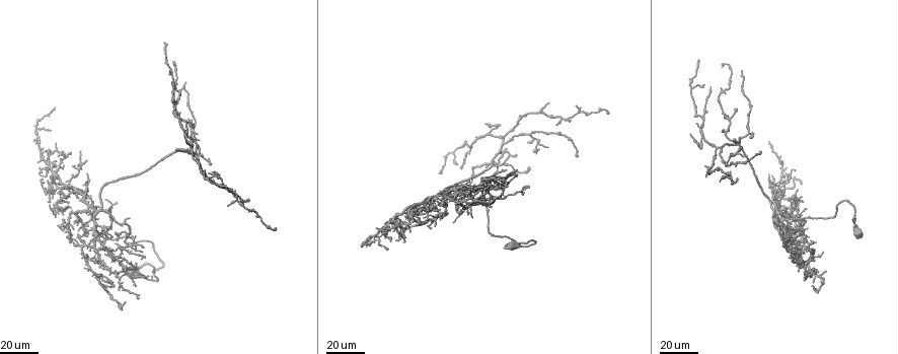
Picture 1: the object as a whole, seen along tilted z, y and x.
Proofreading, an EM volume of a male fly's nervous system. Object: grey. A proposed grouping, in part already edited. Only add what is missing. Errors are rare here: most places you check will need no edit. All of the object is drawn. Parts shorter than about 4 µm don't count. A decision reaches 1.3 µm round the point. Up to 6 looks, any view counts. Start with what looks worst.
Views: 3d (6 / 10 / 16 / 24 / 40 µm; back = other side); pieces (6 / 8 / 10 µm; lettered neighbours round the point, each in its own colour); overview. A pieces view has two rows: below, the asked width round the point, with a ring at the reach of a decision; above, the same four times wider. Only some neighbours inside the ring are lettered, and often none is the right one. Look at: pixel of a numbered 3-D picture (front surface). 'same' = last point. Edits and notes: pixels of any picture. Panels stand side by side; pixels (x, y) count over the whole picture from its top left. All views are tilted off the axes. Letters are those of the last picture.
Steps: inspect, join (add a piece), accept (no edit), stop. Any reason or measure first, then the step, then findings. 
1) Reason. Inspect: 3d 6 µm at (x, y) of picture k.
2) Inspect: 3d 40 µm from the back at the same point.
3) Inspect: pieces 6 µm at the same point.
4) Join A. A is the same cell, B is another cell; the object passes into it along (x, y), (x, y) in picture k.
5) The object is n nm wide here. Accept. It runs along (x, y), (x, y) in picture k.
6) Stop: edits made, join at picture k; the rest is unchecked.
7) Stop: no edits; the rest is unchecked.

Long arm stops here. Inspect: 3d 40 µm at (801, 184) of picture 1.

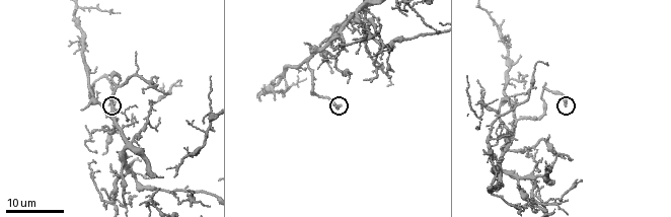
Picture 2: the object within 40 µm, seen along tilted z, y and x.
What lies round it. Inspect: pieces 10 µm at (564, 104) of picture 2.

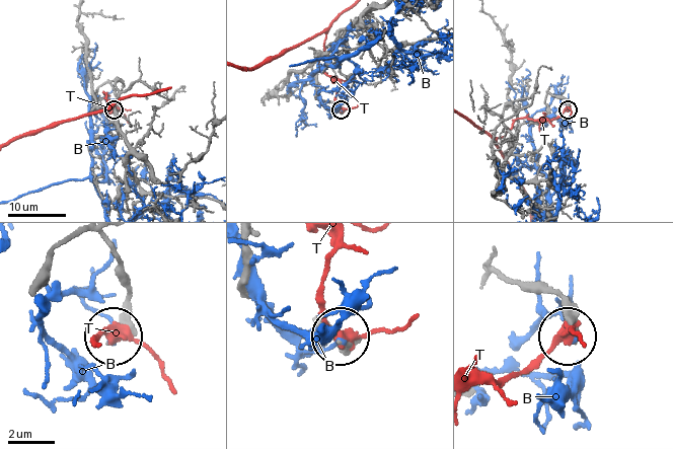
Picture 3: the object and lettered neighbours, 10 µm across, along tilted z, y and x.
Accept. B and T are other cells; it runs along (107, 239), (126, 292), (117, 335) in picture 3; no lettered piece goes on from it.

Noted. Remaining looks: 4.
Inspect: 3d 24 µm at (711, 87) of picture 1.

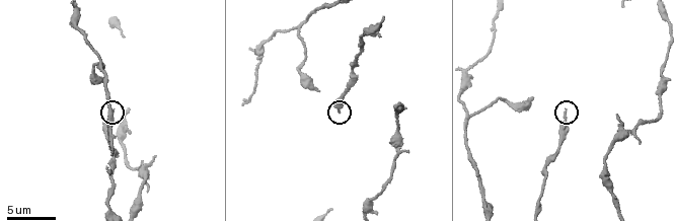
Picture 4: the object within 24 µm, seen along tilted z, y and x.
What lies round it. Inspect: pieces 10 µm at (565, 113) of picture 4.

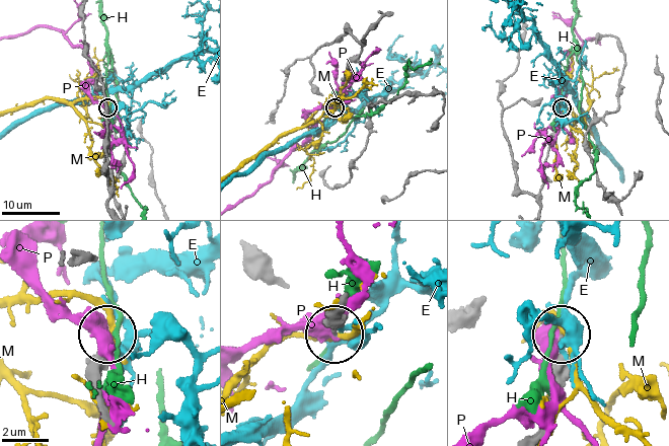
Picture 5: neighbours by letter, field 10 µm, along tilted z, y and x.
The object is 170 nm wide here. Accept. E, H, M and P are other cells; no lettered piece goes on from it.

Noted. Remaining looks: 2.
Free end. Inspect: 3d 40 µm at (771, 180) of picture 1.

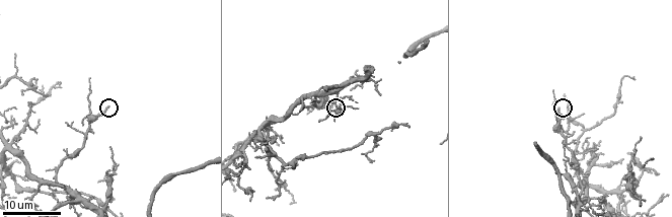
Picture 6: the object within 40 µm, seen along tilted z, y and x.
Inspect: pieces 10 µm at (559, 110) of picture 6.

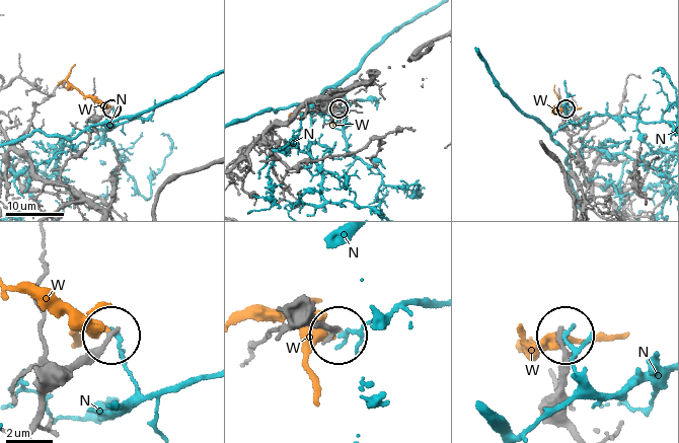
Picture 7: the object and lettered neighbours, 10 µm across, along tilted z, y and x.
The object is 180 nm wide here. Accept. N and W are other cells; none of them fits.

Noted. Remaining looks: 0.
Stop: no edits; the rest is unchecked.

